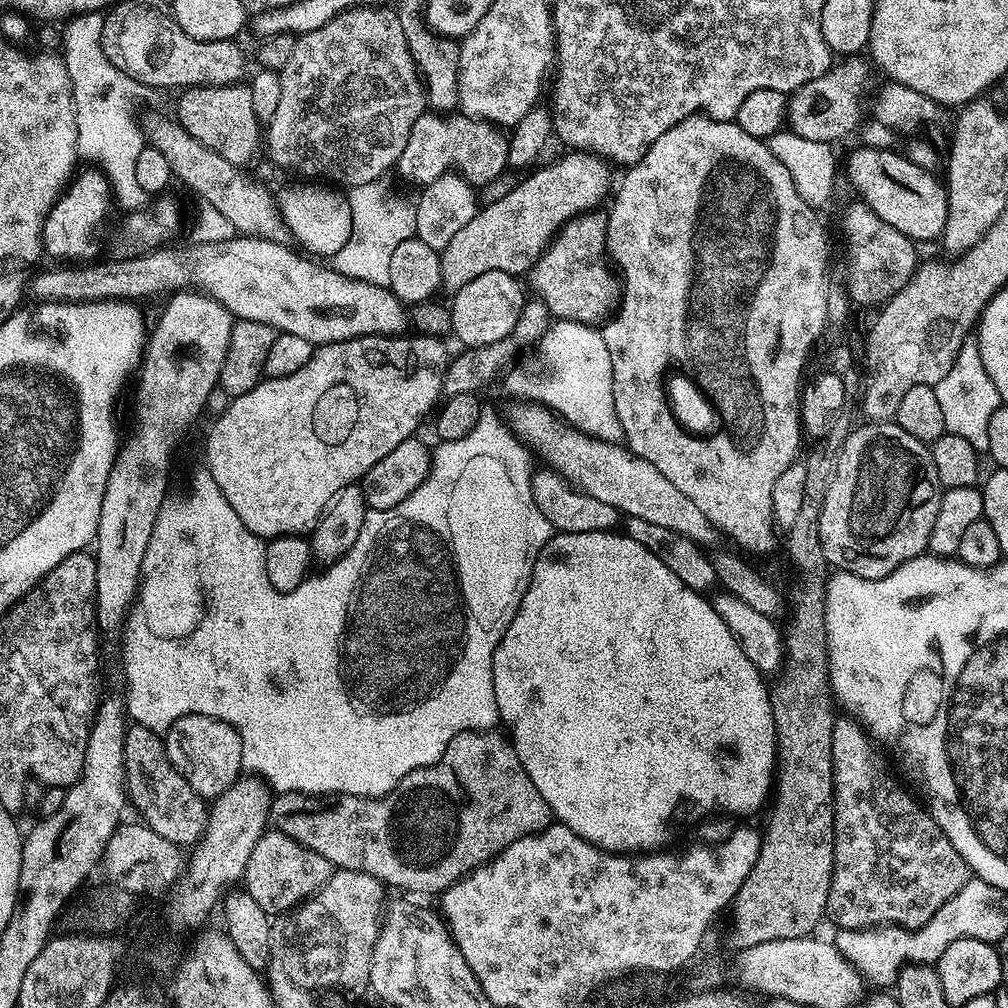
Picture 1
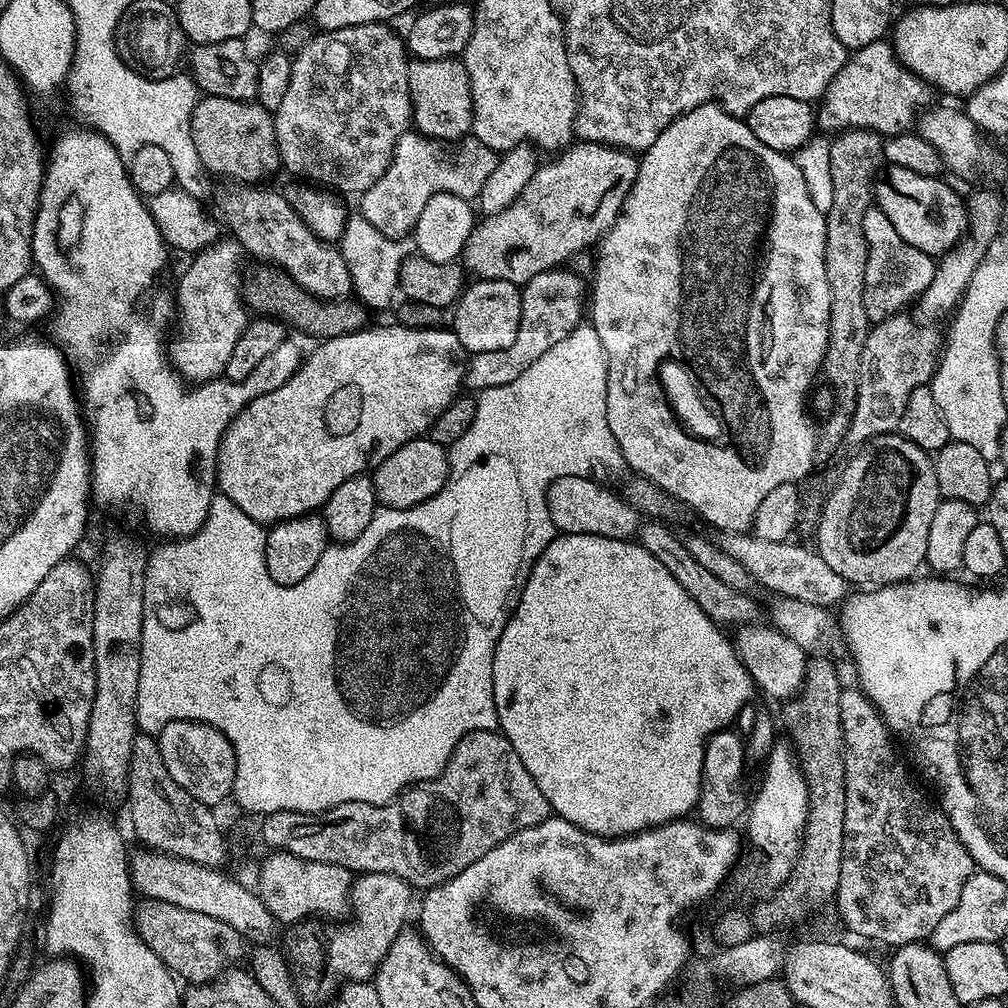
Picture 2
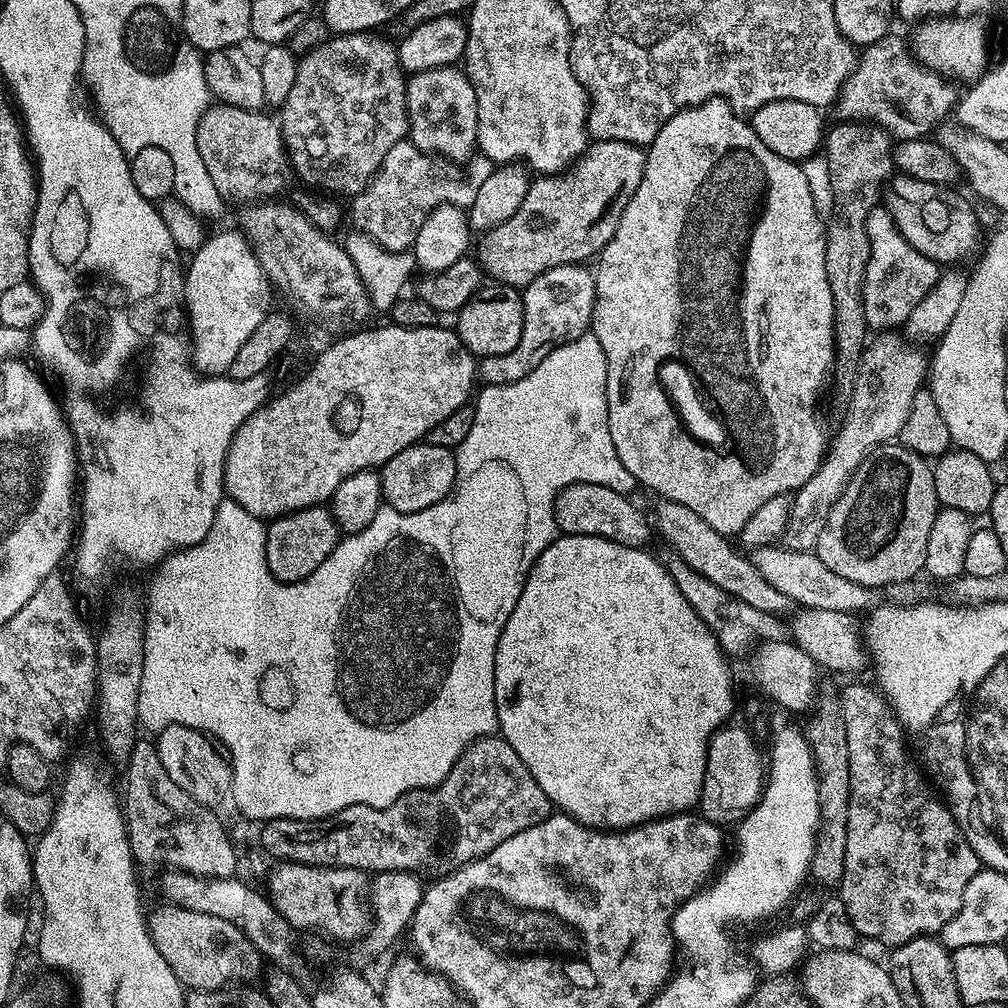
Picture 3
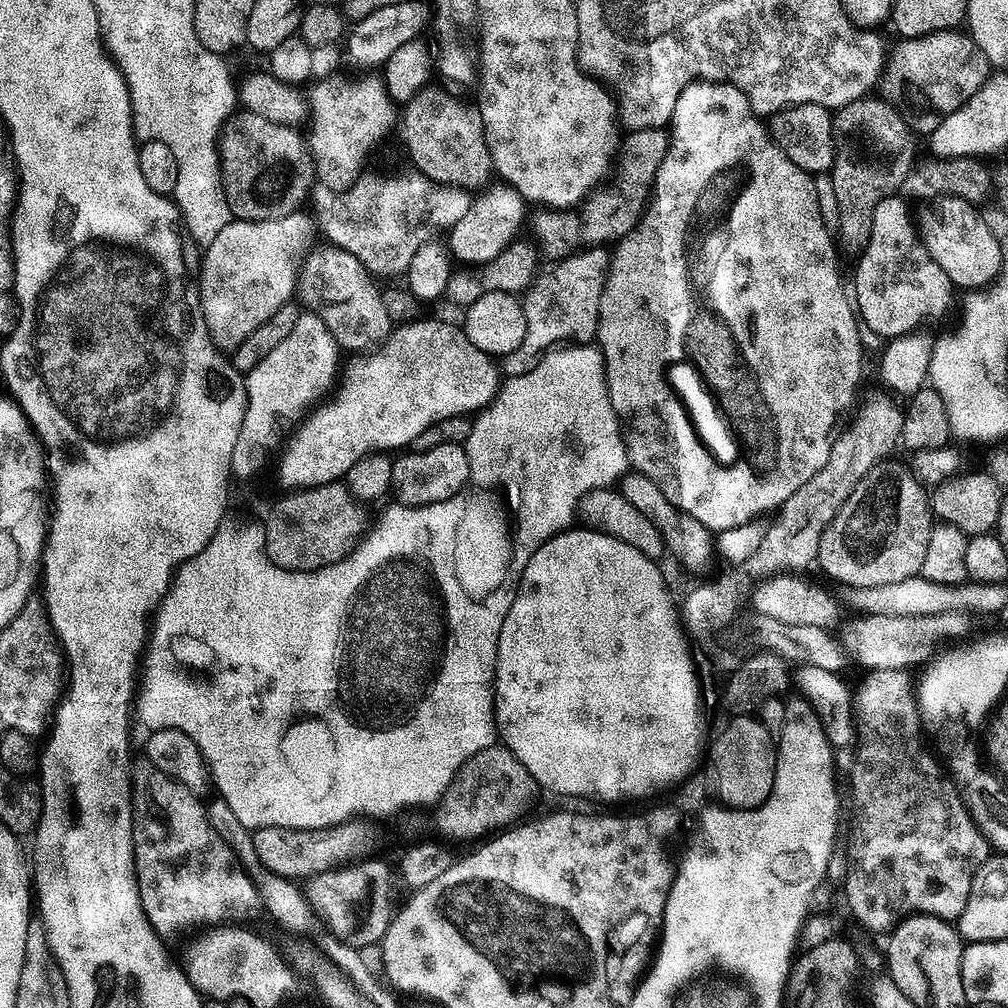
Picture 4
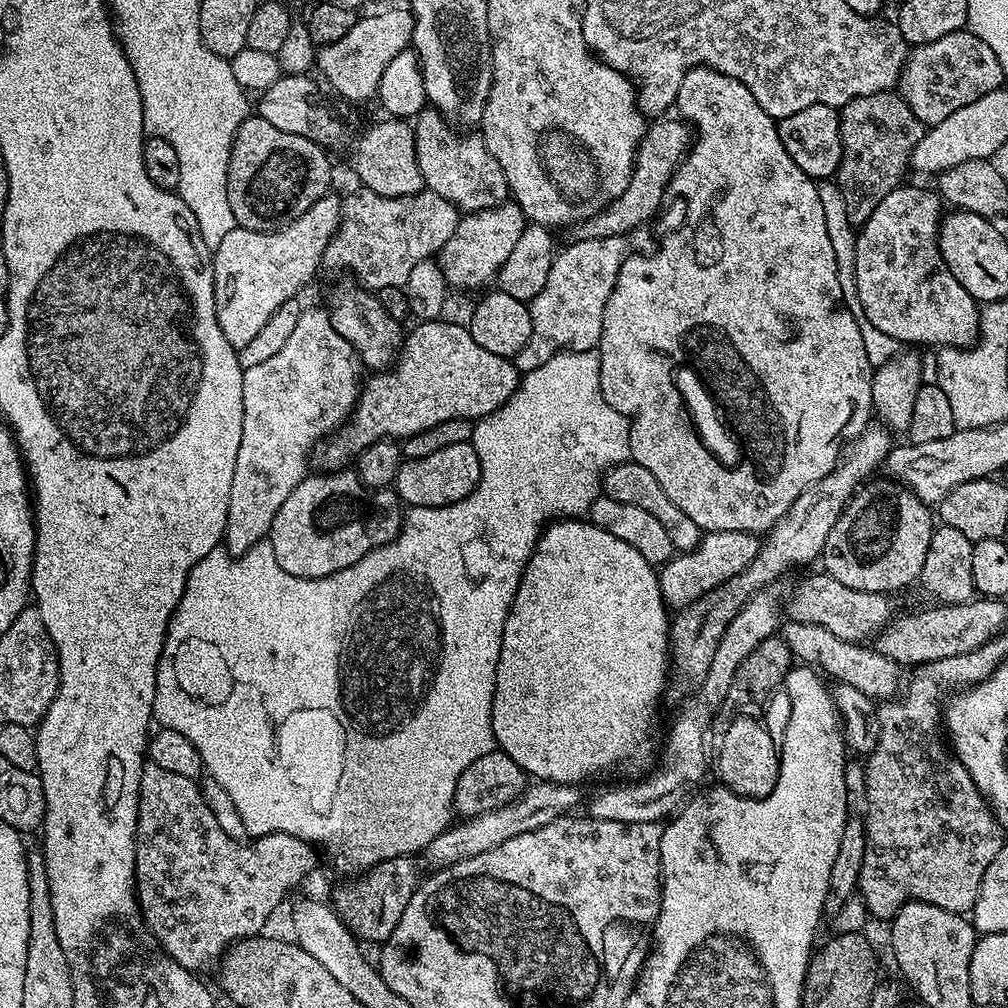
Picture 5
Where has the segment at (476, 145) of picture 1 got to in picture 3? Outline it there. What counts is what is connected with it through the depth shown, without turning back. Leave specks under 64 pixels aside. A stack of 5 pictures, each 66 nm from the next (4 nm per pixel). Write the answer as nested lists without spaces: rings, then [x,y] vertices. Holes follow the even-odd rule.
[[[405,138],[394,142],[376,175],[364,189],[351,197],[352,228],[388,252],[409,251],[416,243],[418,230],[422,230],[422,222],[426,222],[435,208],[443,204],[457,204],[459,208],[467,209],[479,186],[494,169],[487,156],[478,154],[467,165],[468,176],[462,177],[457,184],[436,184],[436,164],[433,157],[415,148],[411,140]]]

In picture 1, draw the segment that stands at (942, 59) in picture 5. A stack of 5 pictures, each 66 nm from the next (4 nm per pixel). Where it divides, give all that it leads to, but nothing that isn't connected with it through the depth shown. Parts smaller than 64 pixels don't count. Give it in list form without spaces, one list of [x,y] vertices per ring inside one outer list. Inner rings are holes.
[[[860,54],[845,56],[839,62],[833,63],[828,72],[822,74],[822,78],[814,78],[814,82],[808,82],[797,92],[791,93],[788,104],[791,131],[802,138],[810,138],[813,142],[831,145],[835,145],[836,140],[846,139],[852,131],[855,133],[866,120],[864,95],[868,92],[868,79],[873,72],[869,61],[864,61],[864,58]]]

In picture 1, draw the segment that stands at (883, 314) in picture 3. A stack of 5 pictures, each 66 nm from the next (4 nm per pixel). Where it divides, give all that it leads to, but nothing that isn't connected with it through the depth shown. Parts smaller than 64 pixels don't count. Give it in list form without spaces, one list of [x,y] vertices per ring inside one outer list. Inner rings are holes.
[[[855,203],[848,210],[848,260],[852,265],[848,268],[846,287],[853,305],[876,310],[917,275],[917,245],[906,234],[894,230],[890,222],[882,222],[868,204]]]

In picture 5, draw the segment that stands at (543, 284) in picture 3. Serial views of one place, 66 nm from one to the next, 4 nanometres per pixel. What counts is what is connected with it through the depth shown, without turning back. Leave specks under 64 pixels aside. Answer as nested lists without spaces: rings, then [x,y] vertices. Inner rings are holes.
[[[620,236],[587,237],[555,255],[544,288],[529,303],[531,337],[512,358],[517,372],[536,370],[563,350],[591,352],[601,340],[602,317],[613,292],[618,270],[628,255],[627,239]]]

